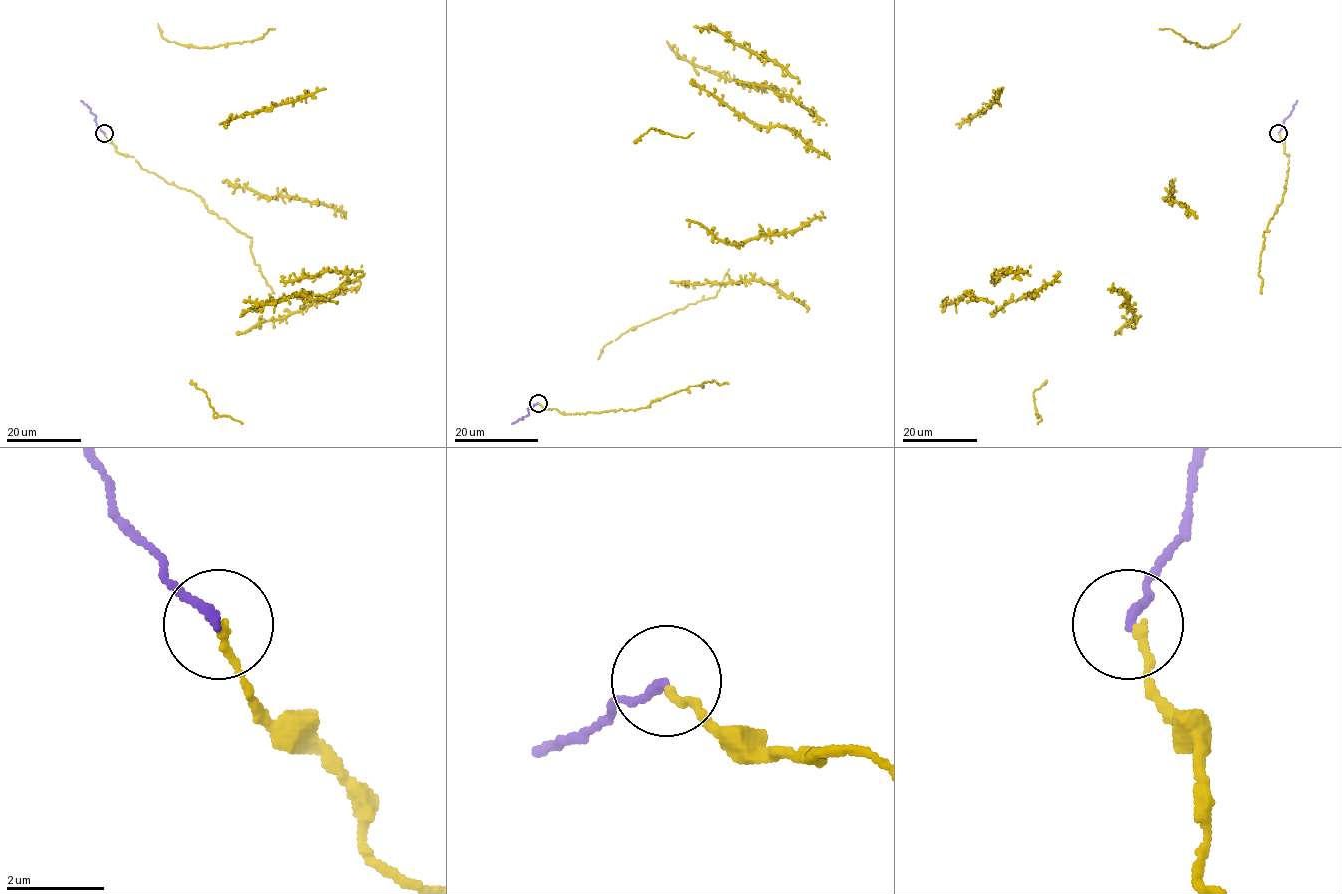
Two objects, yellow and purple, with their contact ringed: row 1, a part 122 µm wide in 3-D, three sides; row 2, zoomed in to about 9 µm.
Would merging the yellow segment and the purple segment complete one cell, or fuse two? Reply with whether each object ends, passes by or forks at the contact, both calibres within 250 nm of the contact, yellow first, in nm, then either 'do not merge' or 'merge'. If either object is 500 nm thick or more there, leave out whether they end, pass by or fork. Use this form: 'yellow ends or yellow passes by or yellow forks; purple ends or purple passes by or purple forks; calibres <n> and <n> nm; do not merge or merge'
yellow ends; purple ends; calibres 170 and 170 nm; merge

